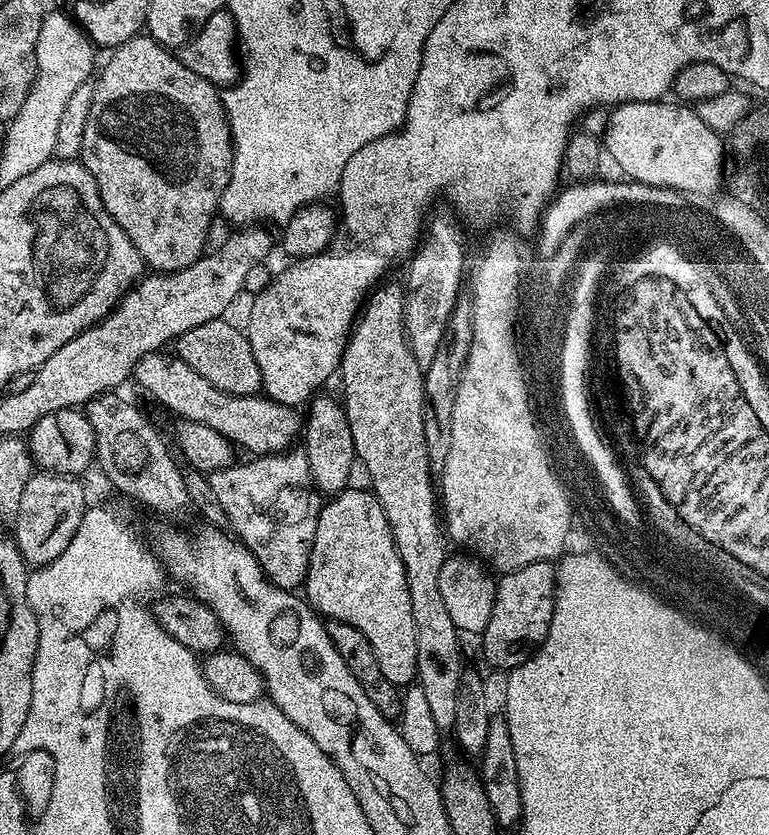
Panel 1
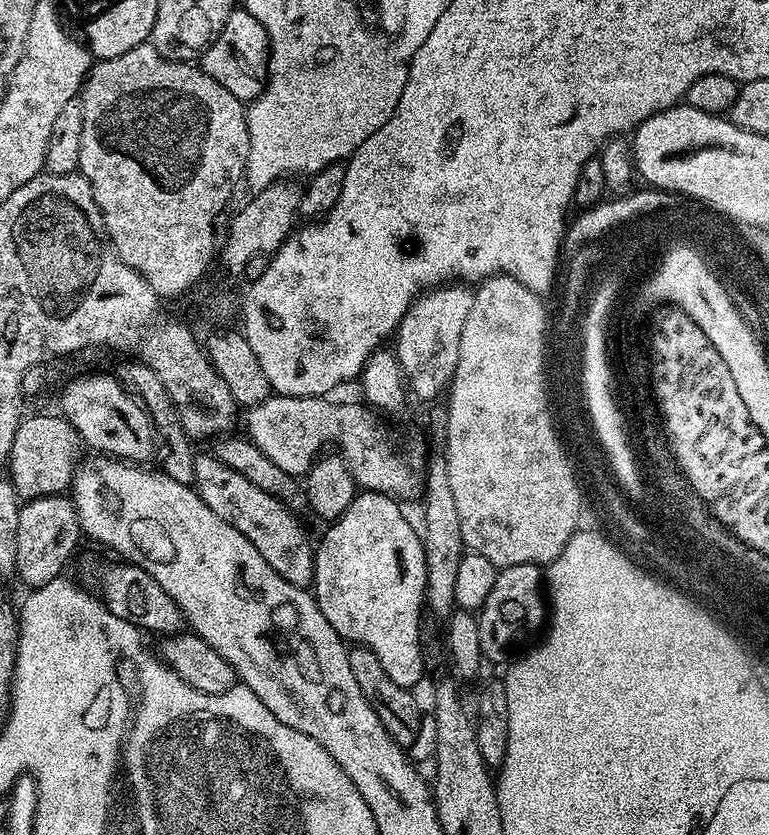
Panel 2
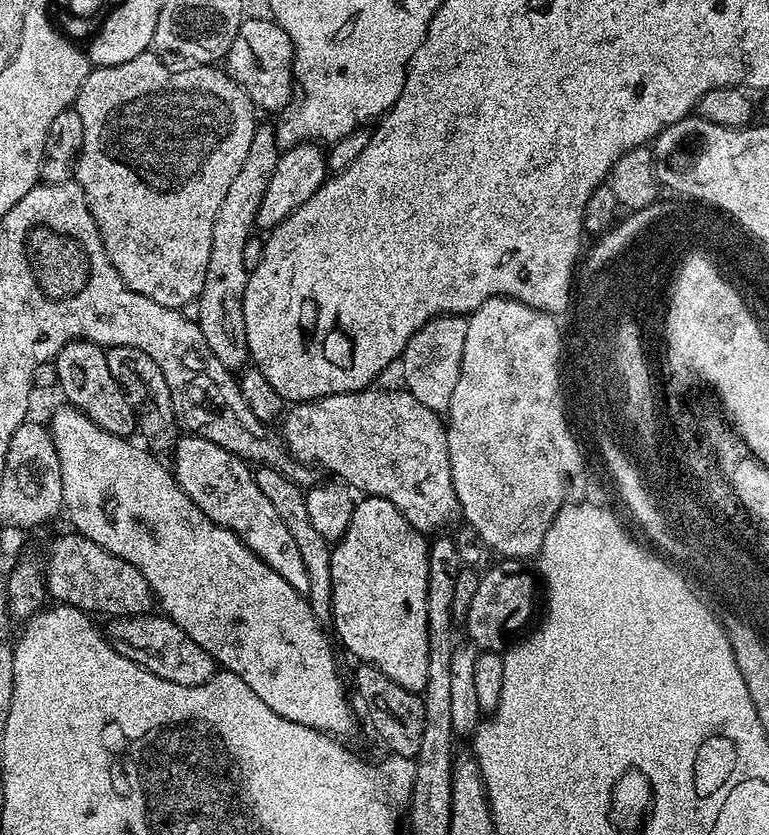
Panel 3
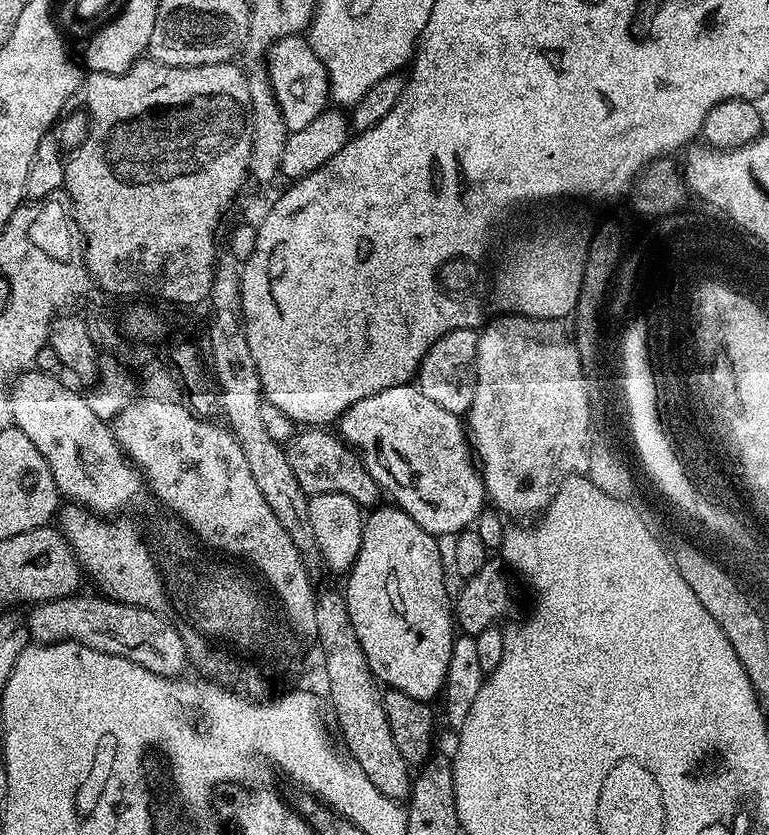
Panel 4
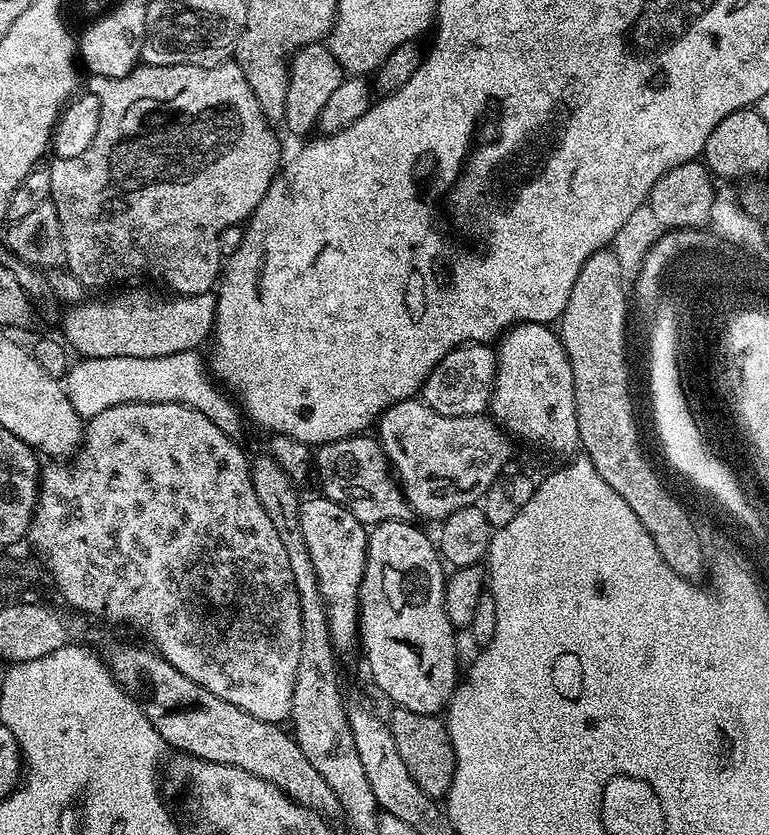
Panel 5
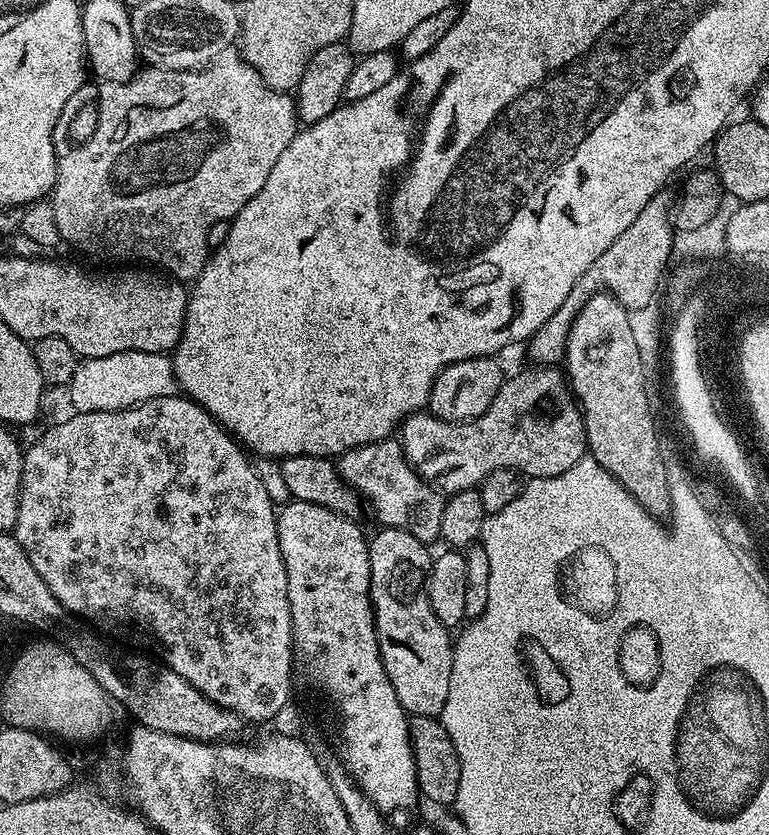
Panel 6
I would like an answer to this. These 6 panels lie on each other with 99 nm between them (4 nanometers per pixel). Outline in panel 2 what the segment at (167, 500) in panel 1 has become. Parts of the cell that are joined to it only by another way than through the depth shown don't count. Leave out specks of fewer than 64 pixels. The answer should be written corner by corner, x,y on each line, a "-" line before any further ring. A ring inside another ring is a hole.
96,372
72,379
62,392
60,408
61,415
74,426
83,445
90,446
91,451
129,463
144,464
153,459
156,438
151,419
118,378

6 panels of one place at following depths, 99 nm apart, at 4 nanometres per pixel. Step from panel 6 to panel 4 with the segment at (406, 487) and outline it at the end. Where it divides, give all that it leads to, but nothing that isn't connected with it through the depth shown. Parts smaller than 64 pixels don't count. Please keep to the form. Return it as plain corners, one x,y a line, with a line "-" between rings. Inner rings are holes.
308,426
297,431
287,445
288,462
298,486
307,492
309,497
318,494
346,494
346,498
354,498
354,502
361,506
372,506
381,499
380,488
370,478
366,466
359,455
349,448
339,435
330,433
320,426

